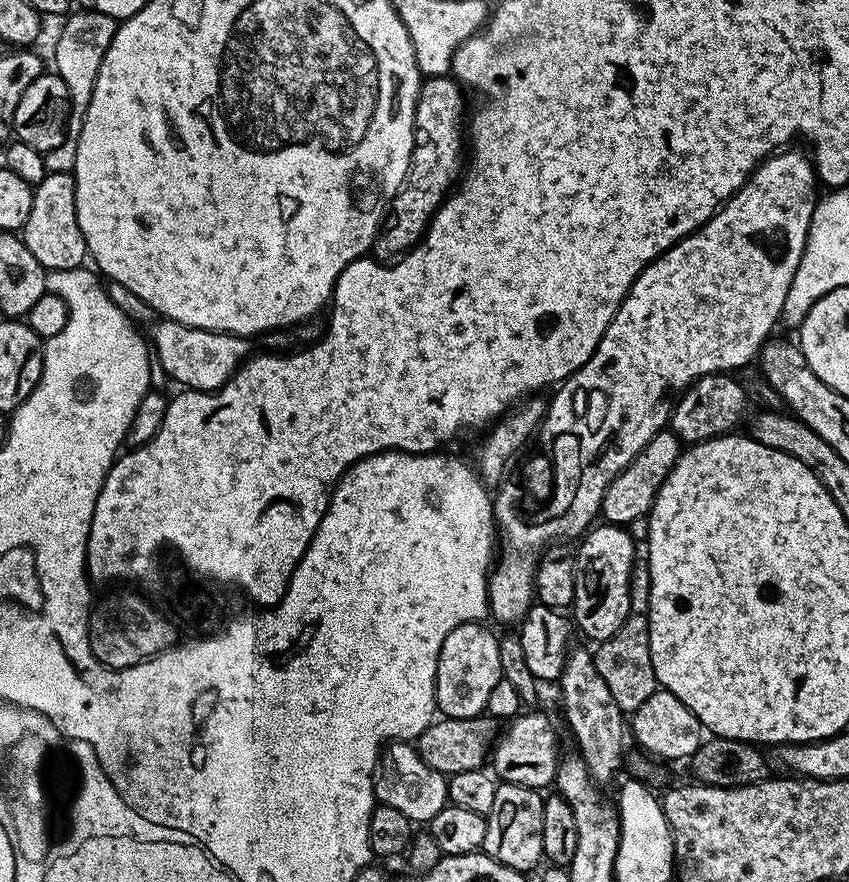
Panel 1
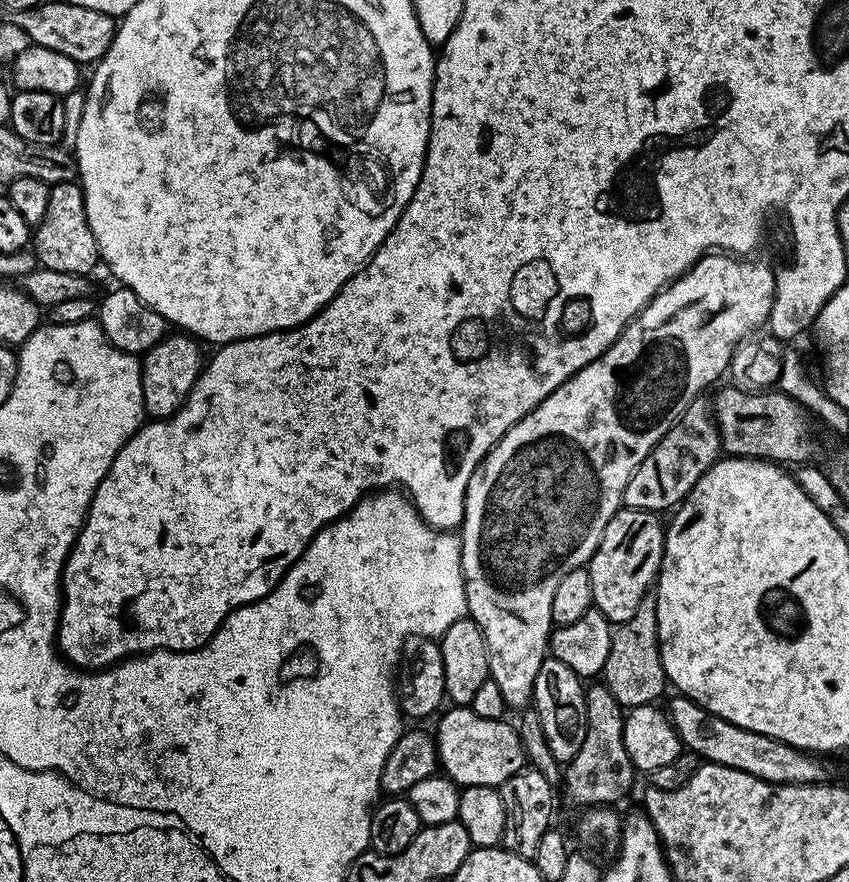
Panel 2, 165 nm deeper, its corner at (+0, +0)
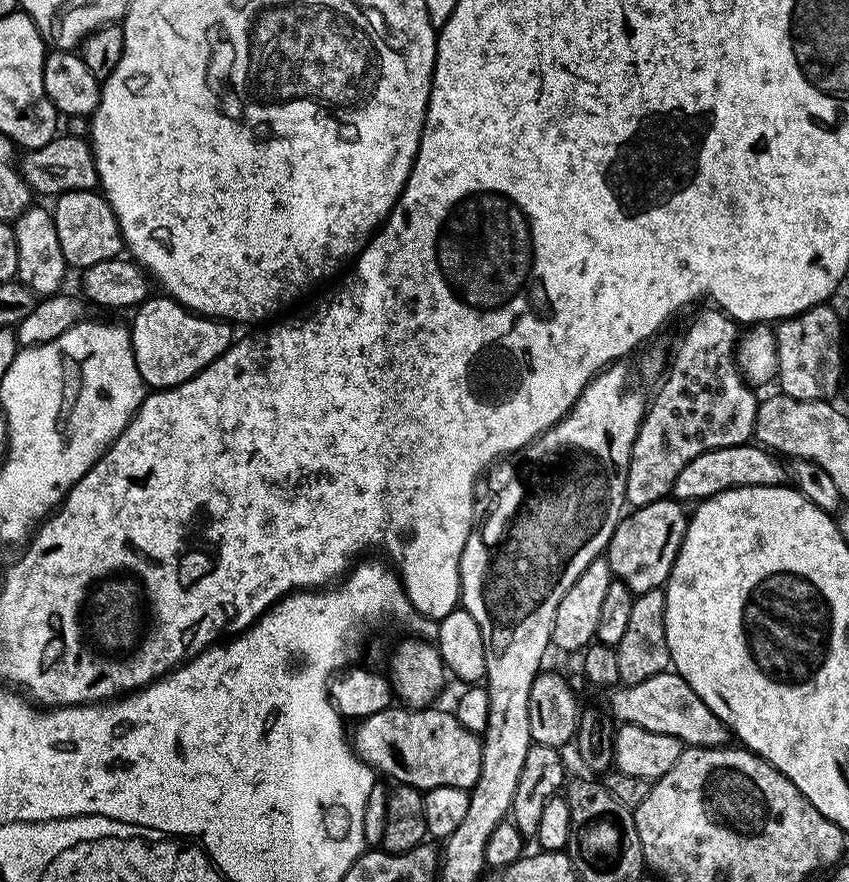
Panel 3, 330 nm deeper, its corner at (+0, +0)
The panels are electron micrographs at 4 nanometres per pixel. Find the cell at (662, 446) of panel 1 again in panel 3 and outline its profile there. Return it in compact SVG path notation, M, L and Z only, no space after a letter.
M711 311L700 312L693 318L692 325L685 330L684 337L676 348L676 353L673 356L671 353L670 367L662 383L655 389L648 413L644 415L638 434L634 438L624 487L624 499L632 508L641 508L655 500L665 499L671 493L674 478L678 478L682 466L698 458L698 454L706 454L706 450L718 450L722 446L746 444L753 439L758 396L755 396L757 393L749 387L737 369L738 324L723 311Z

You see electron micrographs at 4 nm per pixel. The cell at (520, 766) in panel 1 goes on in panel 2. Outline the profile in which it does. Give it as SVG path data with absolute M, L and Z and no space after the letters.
M452 706L434 728L436 754L443 775L457 786L490 786L495 788L525 767L526 757L522 751L520 733L508 725L507 719L487 720L478 718L470 706Z

